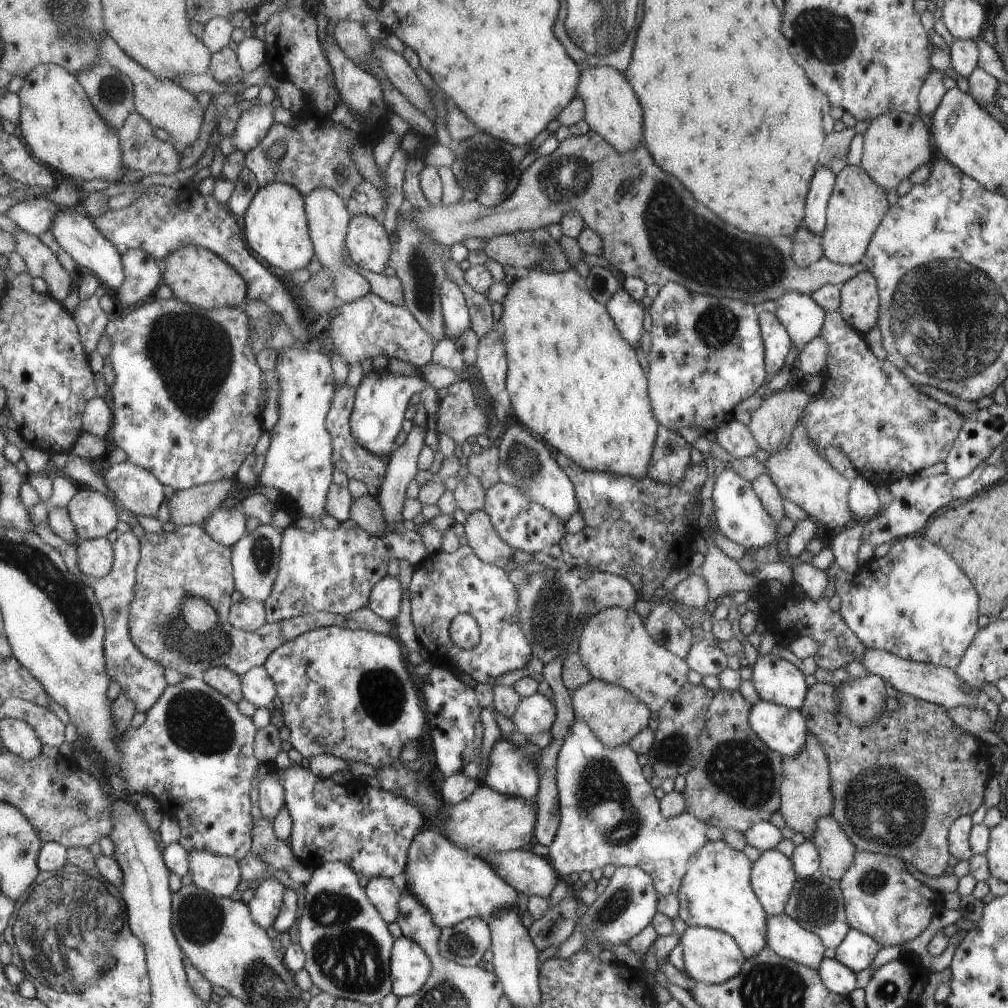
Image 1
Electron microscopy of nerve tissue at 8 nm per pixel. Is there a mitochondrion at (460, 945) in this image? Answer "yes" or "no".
yes

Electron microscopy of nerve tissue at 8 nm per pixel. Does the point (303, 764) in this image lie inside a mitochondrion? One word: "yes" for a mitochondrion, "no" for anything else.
no

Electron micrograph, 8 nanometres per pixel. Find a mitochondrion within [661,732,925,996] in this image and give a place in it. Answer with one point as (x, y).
(740, 768)

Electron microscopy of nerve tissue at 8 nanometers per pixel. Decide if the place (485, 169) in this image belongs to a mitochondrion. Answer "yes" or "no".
yes

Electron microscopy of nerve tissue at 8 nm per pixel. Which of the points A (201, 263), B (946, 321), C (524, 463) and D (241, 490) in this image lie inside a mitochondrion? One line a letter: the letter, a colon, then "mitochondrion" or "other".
A: other
B: mitochondrion
C: mitochondrion
D: other

